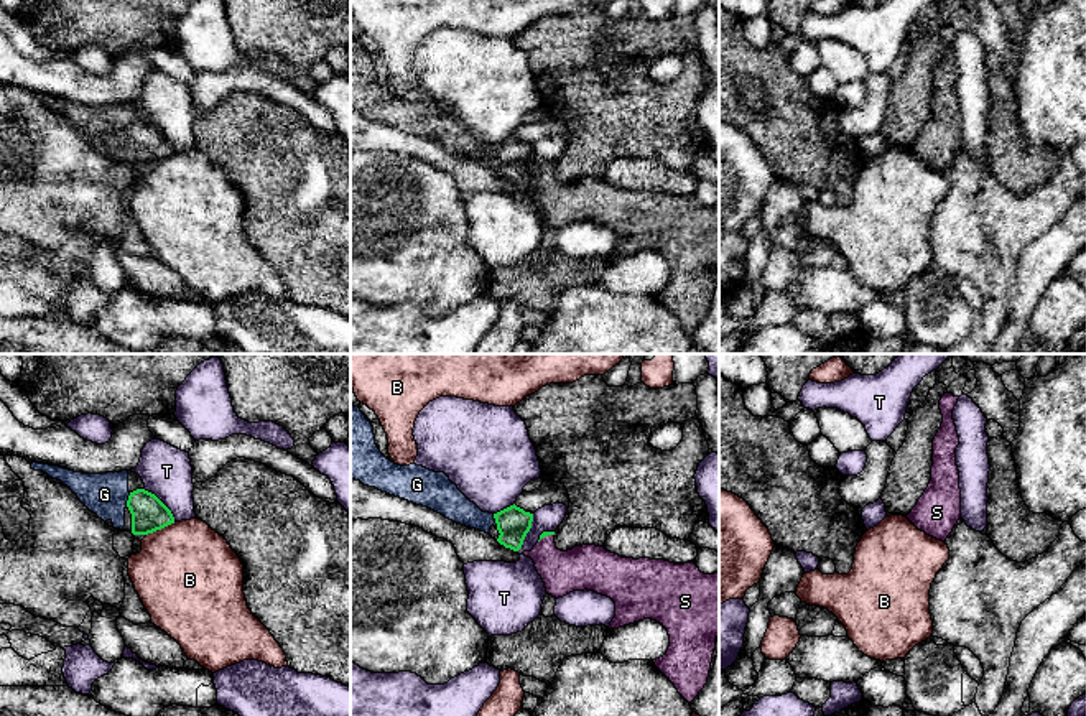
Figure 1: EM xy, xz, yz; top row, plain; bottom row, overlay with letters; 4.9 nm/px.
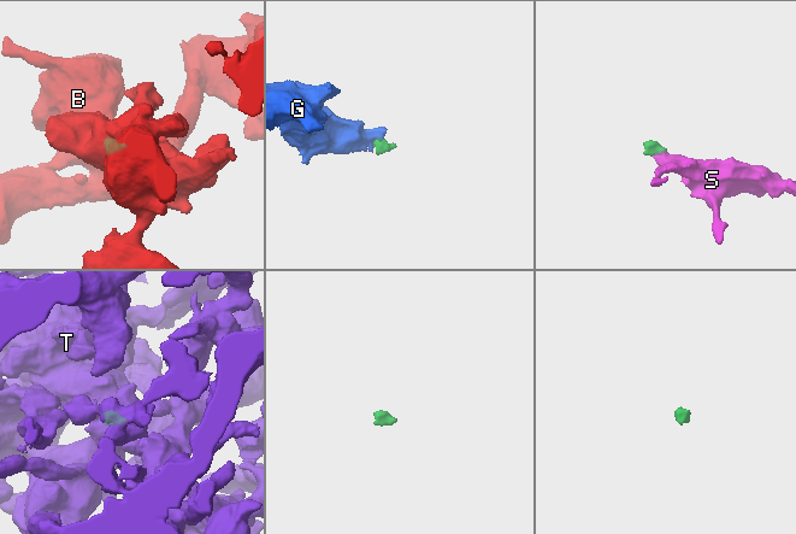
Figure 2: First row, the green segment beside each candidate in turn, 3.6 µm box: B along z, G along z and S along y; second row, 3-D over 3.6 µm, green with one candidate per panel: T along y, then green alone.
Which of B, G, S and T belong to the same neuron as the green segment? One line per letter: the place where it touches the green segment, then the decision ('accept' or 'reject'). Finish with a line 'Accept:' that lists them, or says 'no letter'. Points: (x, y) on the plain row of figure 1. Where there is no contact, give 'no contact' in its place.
B: xy (160, 160) | reject
G: xy (129, 130) | accept
S: xz (545, 167) | accept
T: xy (162, 134) | reject
Accept: G, S

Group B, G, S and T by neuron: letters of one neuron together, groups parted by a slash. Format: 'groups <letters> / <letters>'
groups B / G S / T

